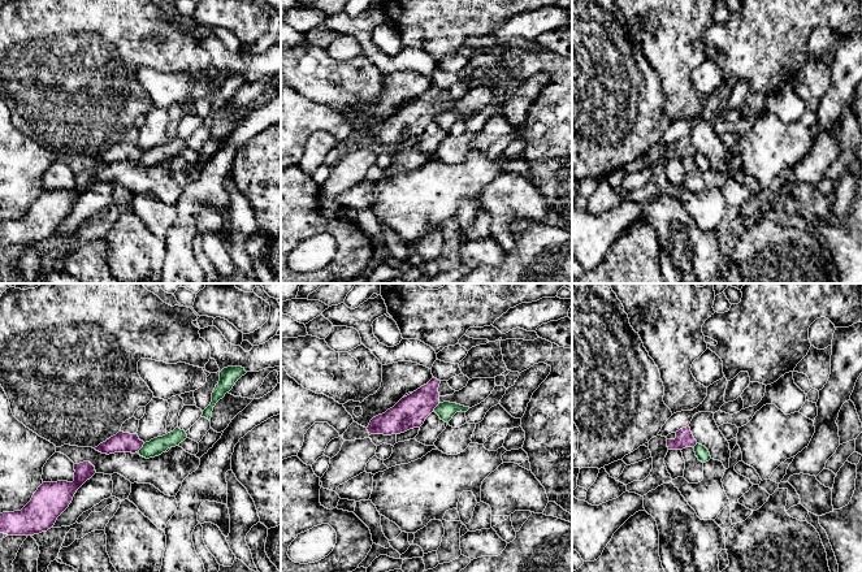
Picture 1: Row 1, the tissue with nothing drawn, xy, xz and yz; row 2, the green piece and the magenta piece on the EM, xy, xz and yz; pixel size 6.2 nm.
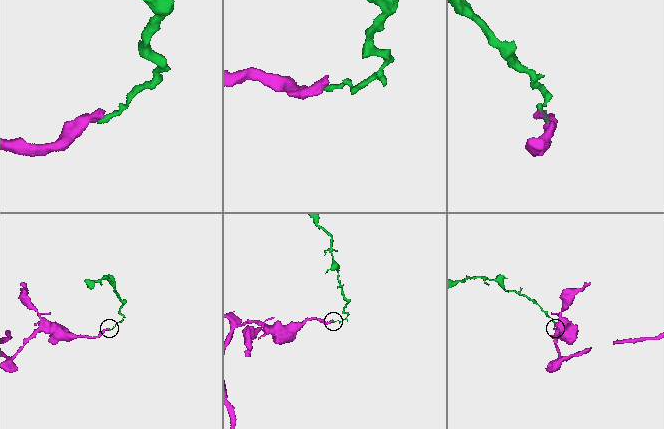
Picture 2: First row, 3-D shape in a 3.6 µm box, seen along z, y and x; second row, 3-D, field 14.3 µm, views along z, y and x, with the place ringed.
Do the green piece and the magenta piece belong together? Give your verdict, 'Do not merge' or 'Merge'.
Do not merge

